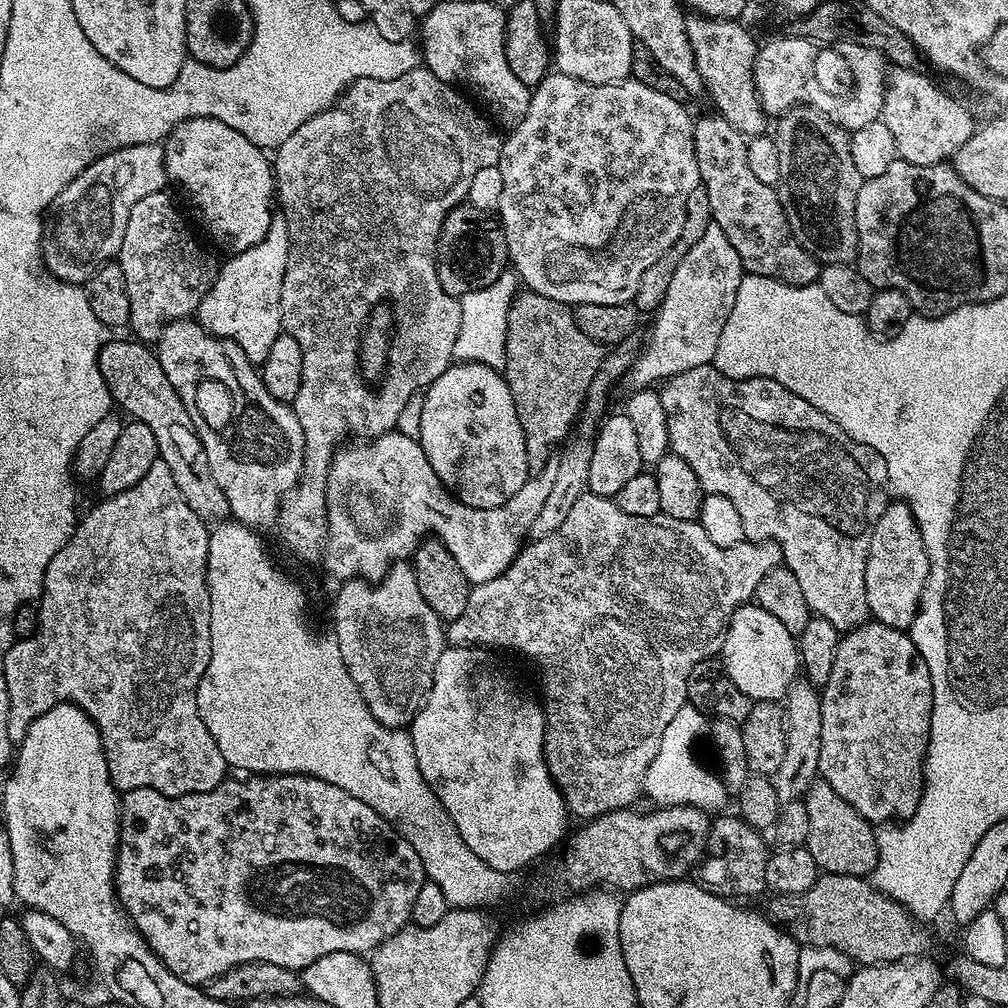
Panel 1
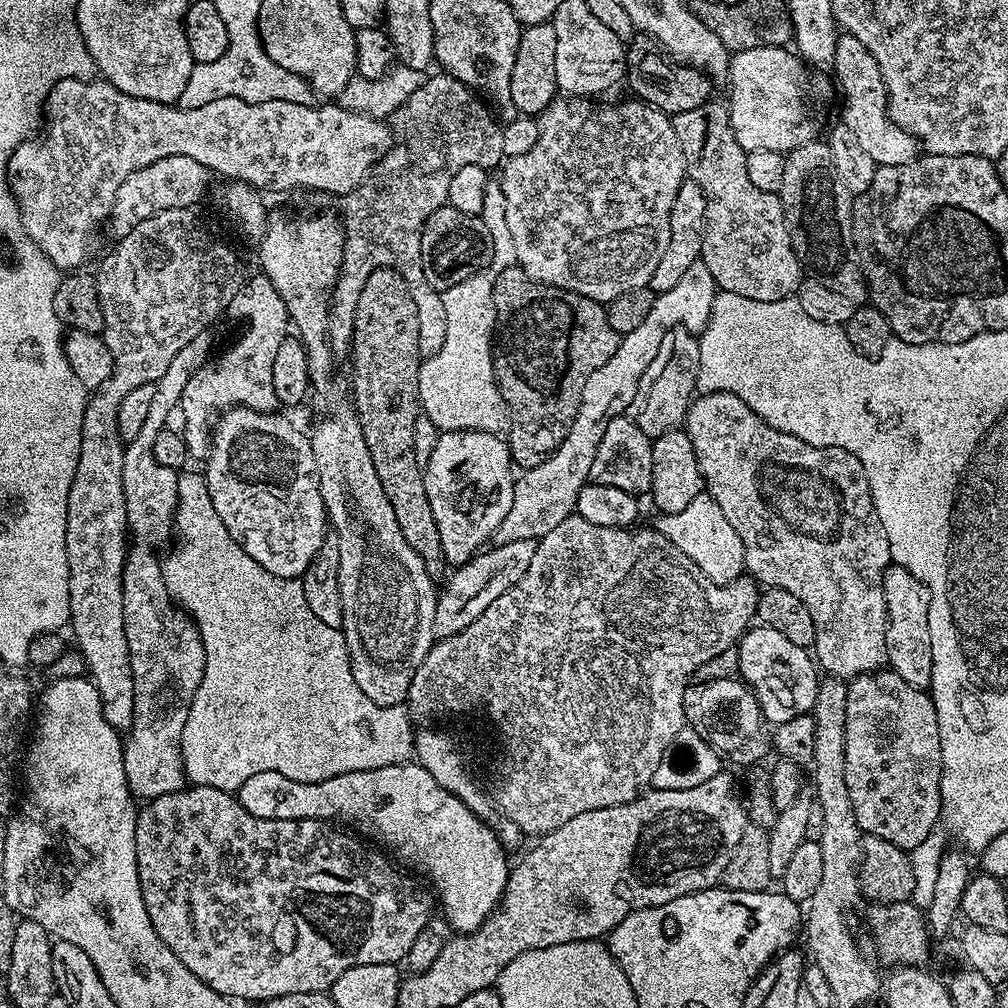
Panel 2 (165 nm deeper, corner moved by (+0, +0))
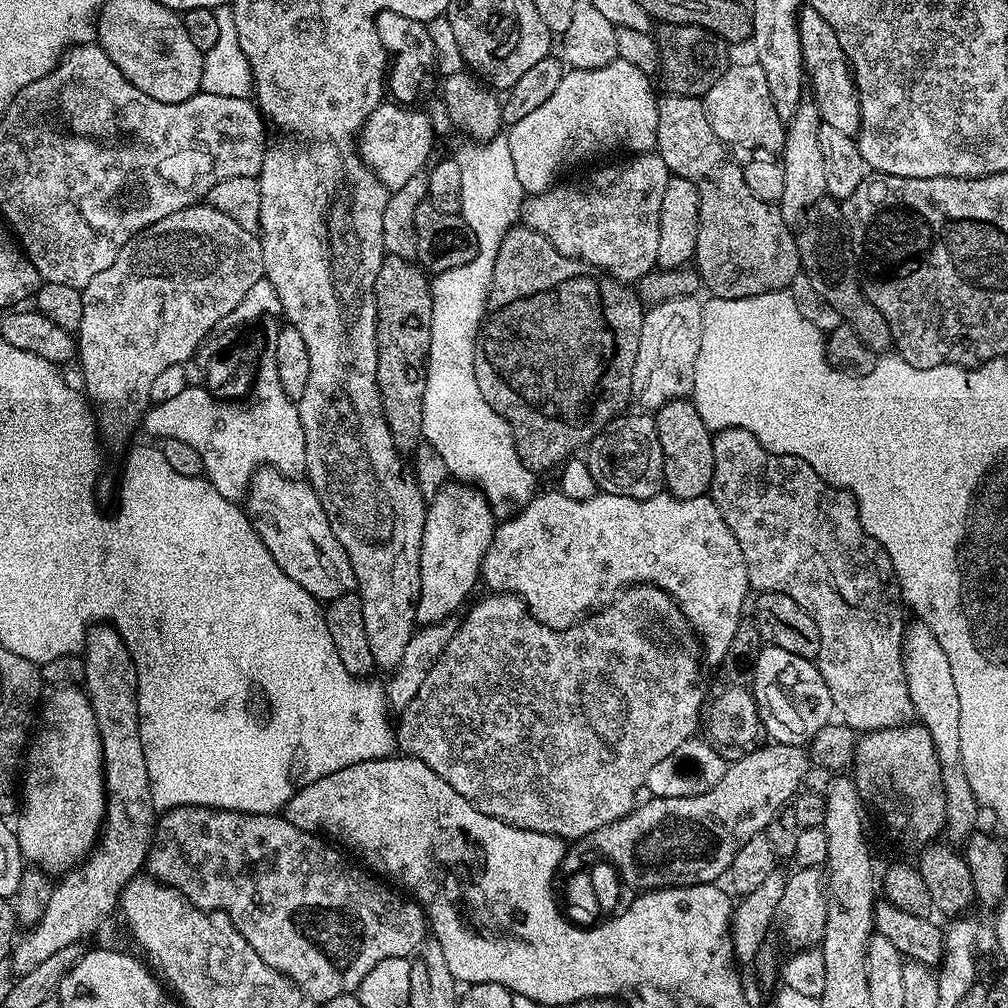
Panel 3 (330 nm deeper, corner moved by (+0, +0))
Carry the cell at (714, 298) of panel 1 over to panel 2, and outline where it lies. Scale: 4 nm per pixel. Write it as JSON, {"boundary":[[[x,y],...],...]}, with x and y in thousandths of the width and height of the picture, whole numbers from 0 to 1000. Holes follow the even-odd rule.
{"boundary":[[[692,260],[685,264],[681,272],[677,272],[673,284],[652,293],[649,304],[645,304],[645,312],[641,312],[641,316],[632,325],[616,332],[613,347],[609,347],[601,363],[589,367],[589,371],[585,371],[585,376],[581,378],[573,411],[569,411],[569,419],[562,435],[542,454],[542,458],[517,467],[511,473],[510,498],[506,498],[506,510],[498,514],[498,522],[494,522],[487,534],[489,541],[515,536],[533,537],[537,532],[546,530],[554,518],[570,509],[573,486],[584,479],[585,461],[593,447],[593,438],[597,438],[597,431],[601,431],[604,419],[620,412],[625,399],[629,399],[633,379],[637,371],[641,371],[641,363],[645,363],[649,351],[653,351],[657,335],[661,335],[665,325],[680,325],[691,331],[697,329],[706,315],[711,289],[704,268],[700,268],[697,260]]]}

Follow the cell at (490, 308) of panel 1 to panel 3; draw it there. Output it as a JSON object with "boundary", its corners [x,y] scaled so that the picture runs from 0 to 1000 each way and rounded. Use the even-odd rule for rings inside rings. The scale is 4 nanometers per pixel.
{"boundary":[[[493,133],[487,139],[460,141],[450,157],[458,169],[458,204],[454,213],[472,232],[472,251],[468,258],[450,268],[432,271],[428,275],[429,283],[429,322],[427,323],[427,347],[425,348],[425,370],[423,371],[423,391],[419,399],[420,436],[442,458],[445,473],[467,480],[474,484],[484,495],[488,511],[493,514],[511,512],[533,491],[533,473],[514,454],[506,423],[486,403],[478,387],[474,387],[474,375],[470,371],[470,351],[472,335],[476,331],[476,322],[480,320],[480,311],[484,304],[484,289],[490,276],[490,260],[502,232],[517,217],[522,191],[514,173],[510,173],[510,157],[506,157],[504,136]]]}

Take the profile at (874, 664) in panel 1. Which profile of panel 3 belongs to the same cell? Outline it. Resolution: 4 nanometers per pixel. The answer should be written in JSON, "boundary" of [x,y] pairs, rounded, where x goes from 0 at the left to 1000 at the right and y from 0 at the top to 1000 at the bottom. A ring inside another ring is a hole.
{"boundary":[[[912,716],[856,727],[849,736],[847,773],[854,795],[873,809],[893,837],[916,843],[938,824],[938,784],[927,736]]]}

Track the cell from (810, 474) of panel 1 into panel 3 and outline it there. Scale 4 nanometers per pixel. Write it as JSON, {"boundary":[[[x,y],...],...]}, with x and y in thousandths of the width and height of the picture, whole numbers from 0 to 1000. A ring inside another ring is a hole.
{"boundary":[[[721,425],[709,430],[706,435],[706,441],[708,442],[708,474],[704,485],[704,495],[712,502],[716,514],[720,514],[720,522],[724,522],[724,530],[728,530],[728,534],[732,534],[736,554],[742,563],[743,580],[751,588],[771,587],[788,593],[788,597],[792,597],[792,601],[796,601],[796,605],[800,605],[800,609],[804,609],[804,613],[808,613],[808,621],[812,621],[812,629],[813,630],[812,662],[819,681],[823,685],[825,700],[831,707],[832,713],[853,728],[906,717],[907,707],[903,696],[903,685],[899,679],[899,669],[897,668],[899,614],[897,615],[898,604],[895,602],[893,579],[889,576],[889,566],[877,543],[857,528],[851,510],[851,502],[845,489],[839,484],[829,484],[827,481],[821,480],[796,454],[773,452],[767,448],[761,448],[752,438],[752,435],[748,435],[748,431],[735,425]]]}

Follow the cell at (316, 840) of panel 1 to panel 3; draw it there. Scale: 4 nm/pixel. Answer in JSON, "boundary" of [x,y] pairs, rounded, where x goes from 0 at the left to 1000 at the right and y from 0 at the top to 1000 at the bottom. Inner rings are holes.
{"boundary":[[[173,802],[158,811],[155,828],[151,831],[151,842],[147,845],[145,865],[159,876],[176,881],[182,889],[186,889],[190,896],[195,897],[202,904],[224,906],[240,927],[240,931],[244,931],[244,935],[248,935],[248,938],[252,938],[256,950],[260,950],[260,954],[264,954],[264,958],[276,962],[286,969],[310,992],[320,994],[327,990],[335,990],[335,986],[352,985],[359,970],[363,970],[363,966],[367,966],[367,962],[371,962],[371,958],[375,958],[375,954],[383,954],[383,950],[399,952],[408,949],[410,947],[408,944],[412,945],[420,938],[427,925],[427,914],[412,892],[406,891],[404,888],[390,883],[384,876],[370,871],[360,860],[352,861],[339,846],[324,841],[320,835],[322,836],[316,828],[296,823],[296,819],[292,819],[278,808],[257,810],[243,806],[225,806],[219,802]]]}

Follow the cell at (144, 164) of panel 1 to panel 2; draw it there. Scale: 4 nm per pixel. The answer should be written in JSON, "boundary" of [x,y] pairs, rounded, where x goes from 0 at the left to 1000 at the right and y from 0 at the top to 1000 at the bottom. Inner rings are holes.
{"boundary":[[[170,155],[161,157],[149,165],[141,165],[141,169],[133,169],[117,185],[117,192],[113,196],[113,204],[109,215],[112,235],[118,236],[129,232],[137,220],[145,220],[153,212],[161,208],[173,208],[174,206],[190,206],[206,190],[206,186],[212,180],[211,172],[204,165],[192,161],[192,157],[184,155]]]}

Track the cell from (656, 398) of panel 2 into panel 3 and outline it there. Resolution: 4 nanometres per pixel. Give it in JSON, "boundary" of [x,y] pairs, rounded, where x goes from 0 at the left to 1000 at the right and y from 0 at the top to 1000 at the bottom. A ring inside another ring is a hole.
{"boundary":[[[690,294],[665,296],[656,302],[646,303],[640,309],[637,335],[633,335],[633,355],[627,372],[627,392],[630,400],[639,404],[636,406],[650,407],[666,397],[686,394],[697,322],[698,307]]]}

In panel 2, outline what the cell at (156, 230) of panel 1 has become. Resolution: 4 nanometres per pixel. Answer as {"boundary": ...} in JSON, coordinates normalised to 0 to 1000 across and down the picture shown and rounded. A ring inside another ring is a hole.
{"boundary":[[[174,206],[173,208],[161,208],[145,220],[137,220],[129,232],[118,235],[114,239],[115,247],[104,256],[99,262],[99,270],[94,271],[95,283],[97,284],[97,296],[101,300],[101,312],[103,313],[103,328],[101,330],[103,341],[111,352],[111,374],[101,381],[99,385],[90,390],[87,402],[81,415],[81,442],[77,450],[77,466],[73,470],[73,478],[69,478],[69,494],[67,495],[67,509],[65,510],[65,558],[69,561],[69,624],[75,630],[74,642],[83,653],[83,662],[86,670],[91,676],[91,680],[97,685],[99,695],[101,696],[101,708],[105,716],[116,726],[123,728],[131,721],[133,712],[133,692],[135,691],[135,678],[131,672],[131,653],[127,650],[127,634],[123,624],[123,557],[127,555],[127,545],[129,543],[129,529],[127,526],[127,511],[125,510],[125,490],[121,484],[121,464],[123,458],[123,440],[119,436],[117,427],[117,405],[121,403],[121,395],[129,391],[129,387],[137,387],[137,383],[142,381],[155,381],[165,371],[169,359],[173,356],[173,351],[181,346],[185,339],[195,334],[200,328],[211,324],[210,320],[217,315],[225,307],[226,301],[236,292],[236,288],[241,284],[244,277],[242,266],[238,263],[238,258],[234,255],[234,250],[226,242],[221,242],[196,215],[193,214],[190,206]]]}

